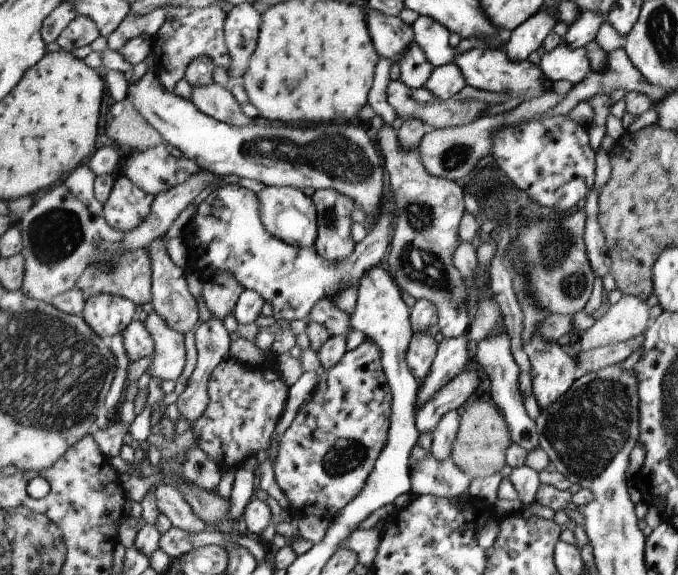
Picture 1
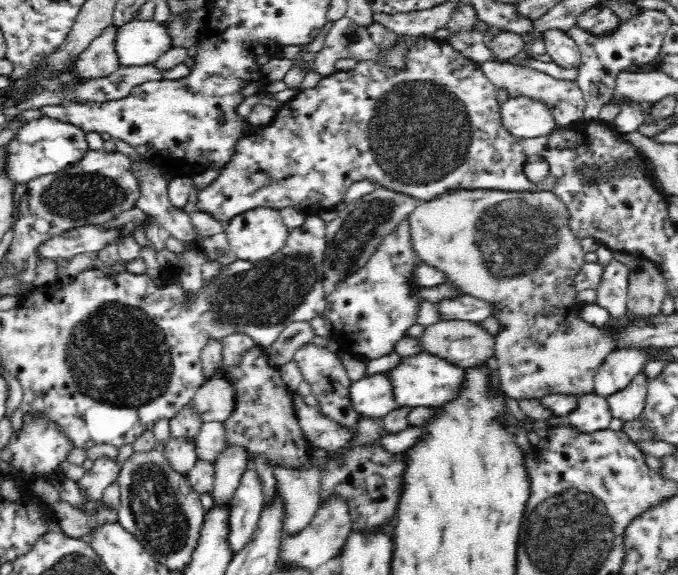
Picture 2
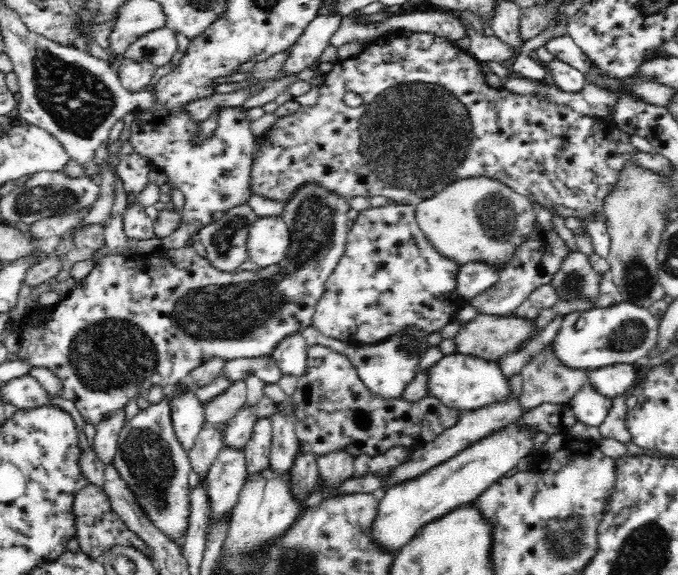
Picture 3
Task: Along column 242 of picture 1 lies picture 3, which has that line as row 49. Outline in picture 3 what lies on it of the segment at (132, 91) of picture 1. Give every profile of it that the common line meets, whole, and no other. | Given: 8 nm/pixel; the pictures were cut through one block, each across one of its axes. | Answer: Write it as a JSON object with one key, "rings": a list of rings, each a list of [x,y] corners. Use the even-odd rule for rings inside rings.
{"rings":[[[168,27],[139,36],[125,51],[125,58],[148,61],[160,67],[170,63],[178,50],[176,33]]]}

